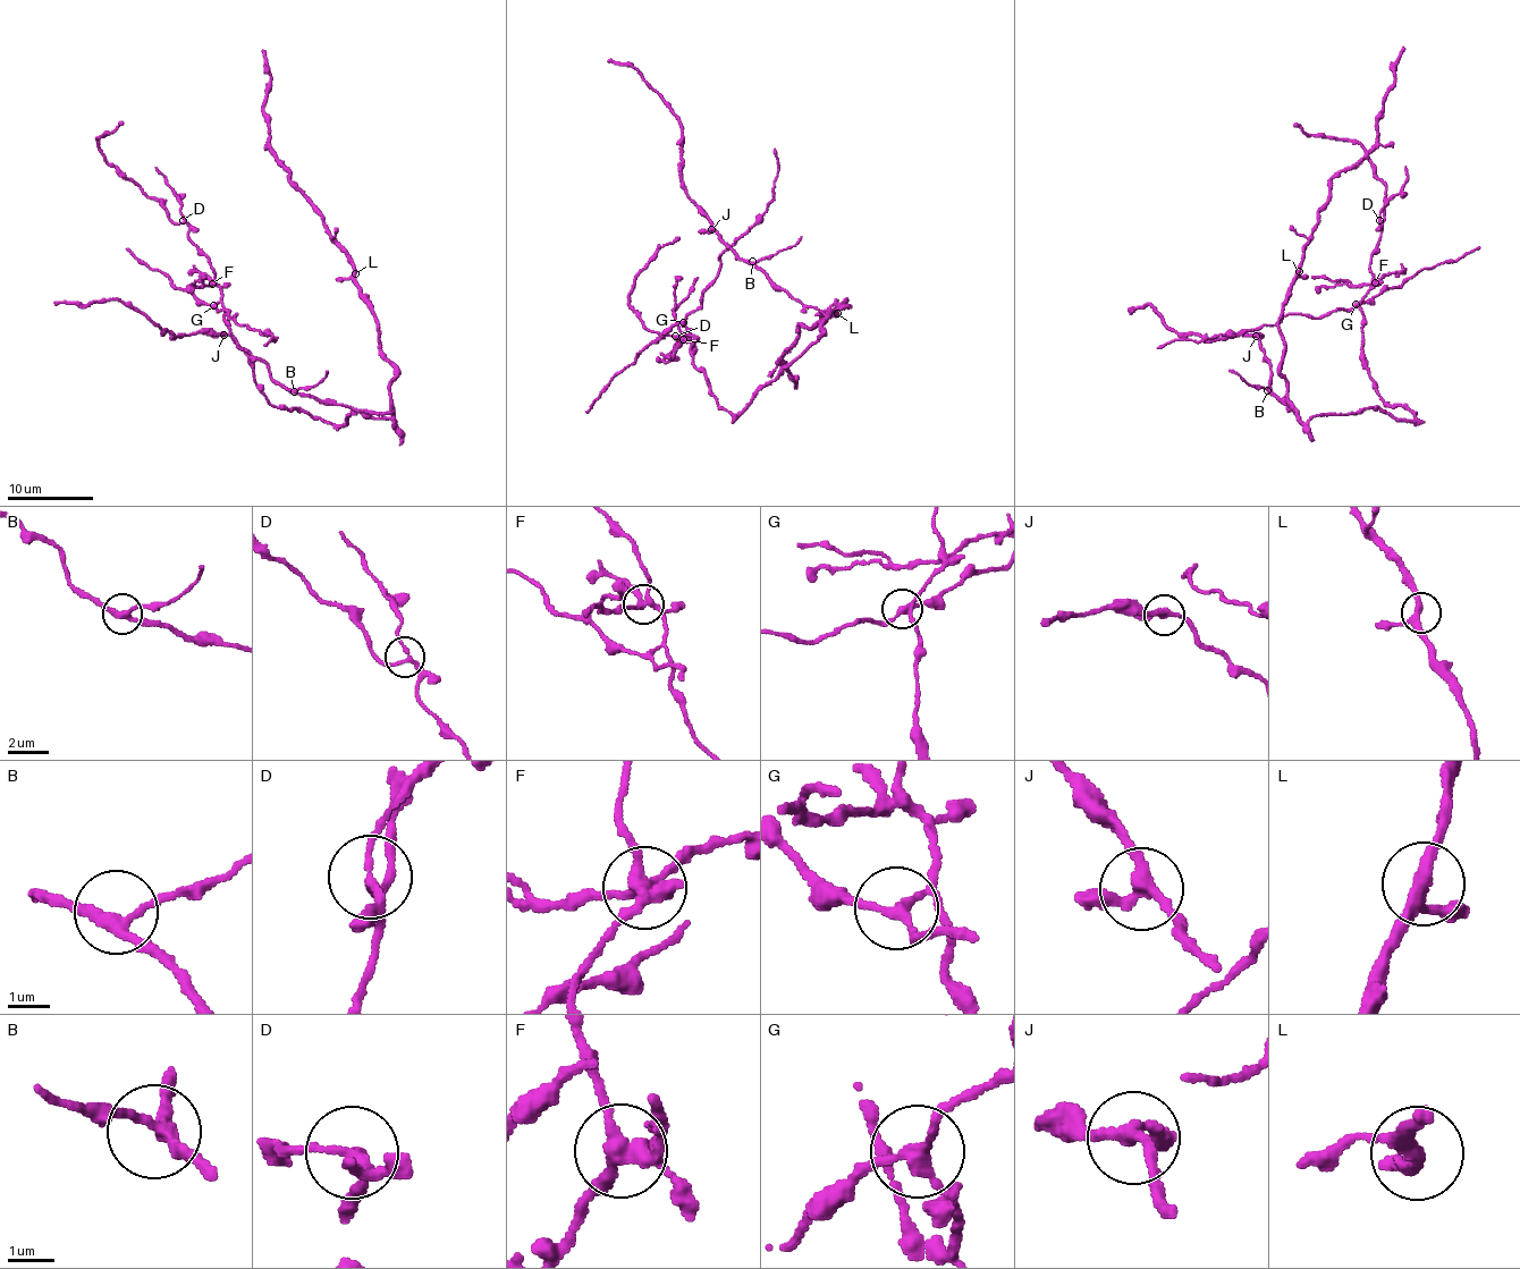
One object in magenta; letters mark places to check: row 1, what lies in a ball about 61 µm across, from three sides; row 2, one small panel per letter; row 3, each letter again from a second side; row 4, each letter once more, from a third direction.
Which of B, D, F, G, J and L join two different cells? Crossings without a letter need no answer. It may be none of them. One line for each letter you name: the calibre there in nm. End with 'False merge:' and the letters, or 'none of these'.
F: 280 nm thick
G: 200 nm thick
False merge: F, G

